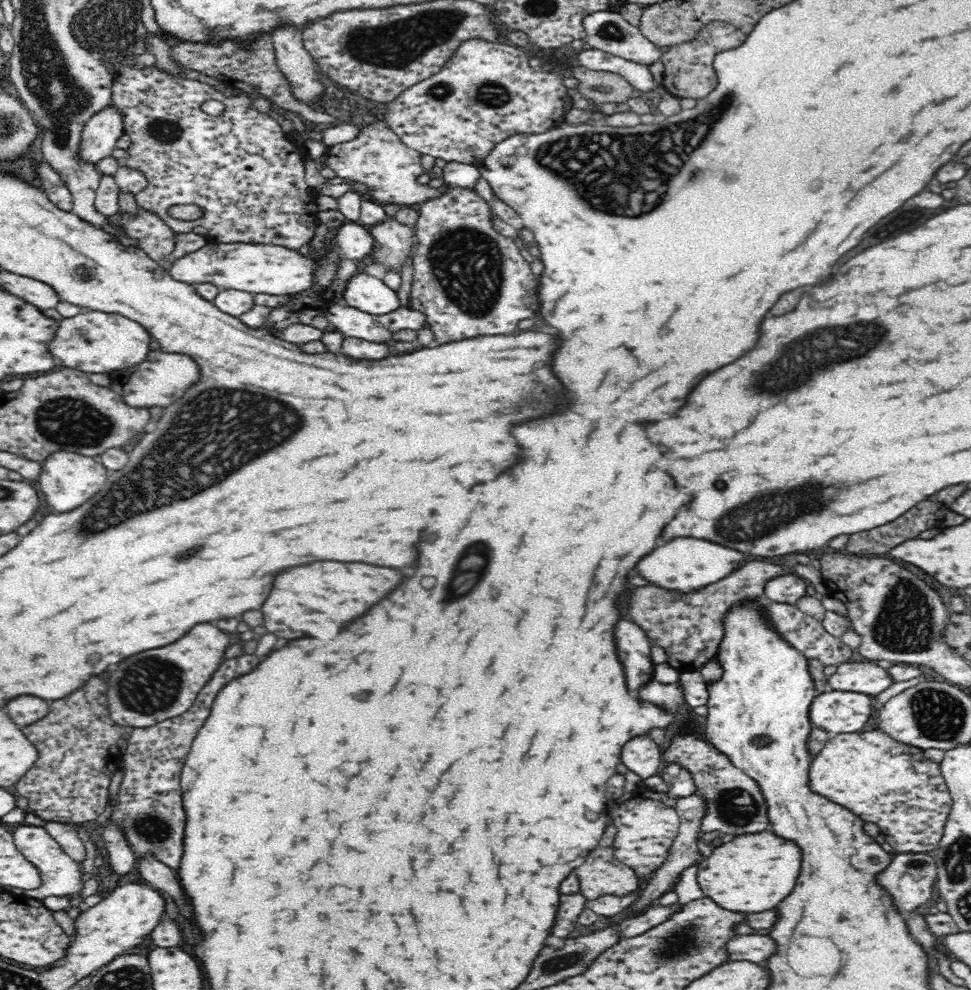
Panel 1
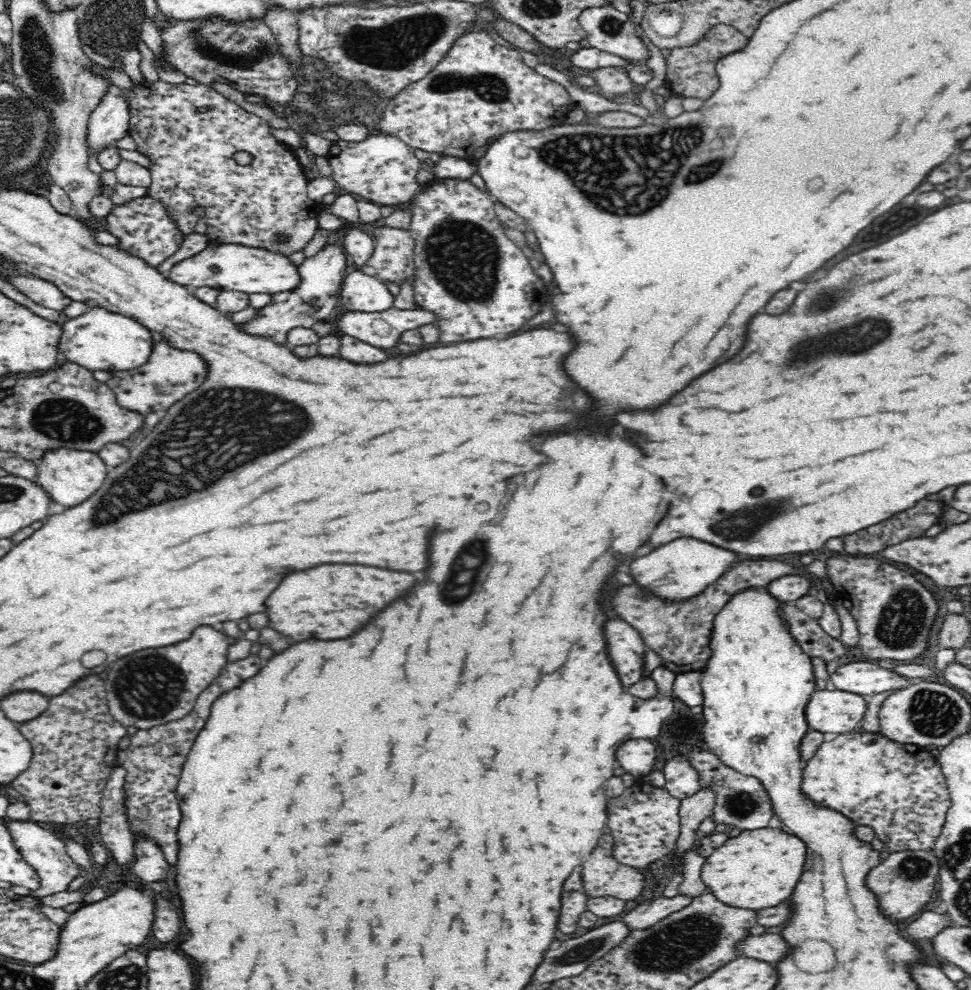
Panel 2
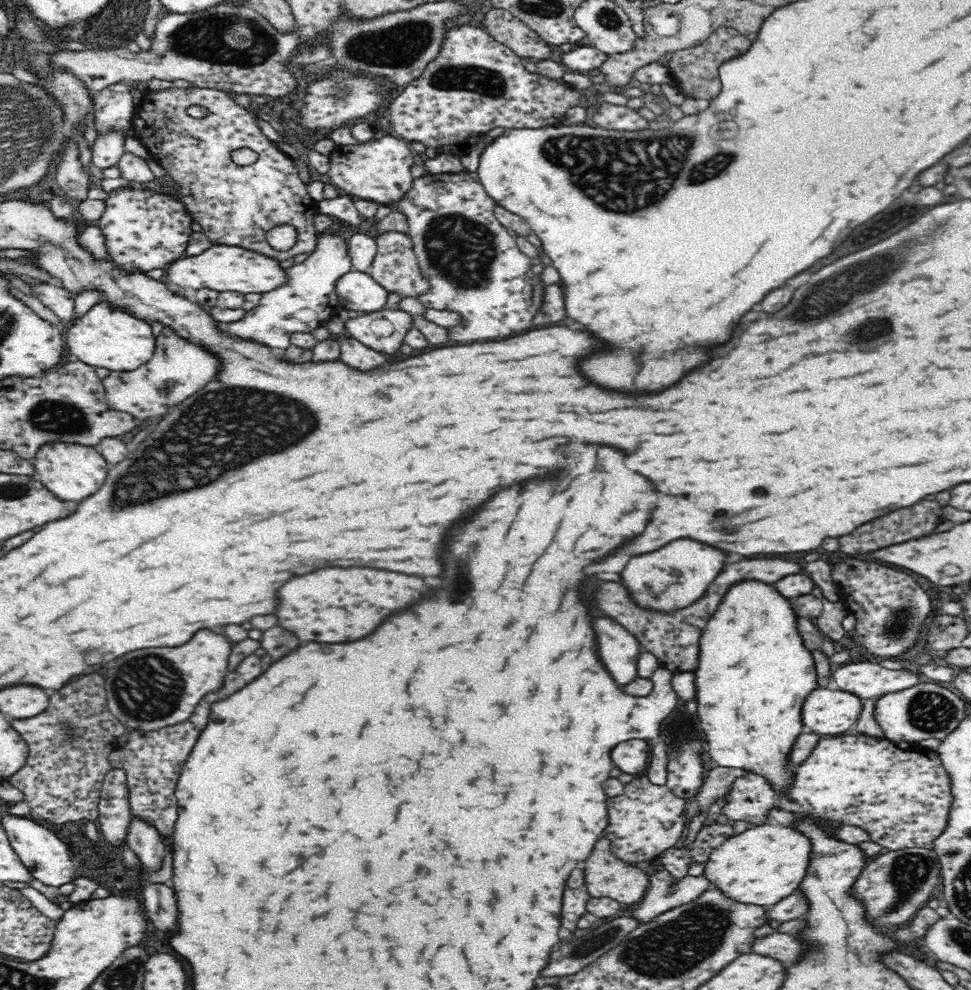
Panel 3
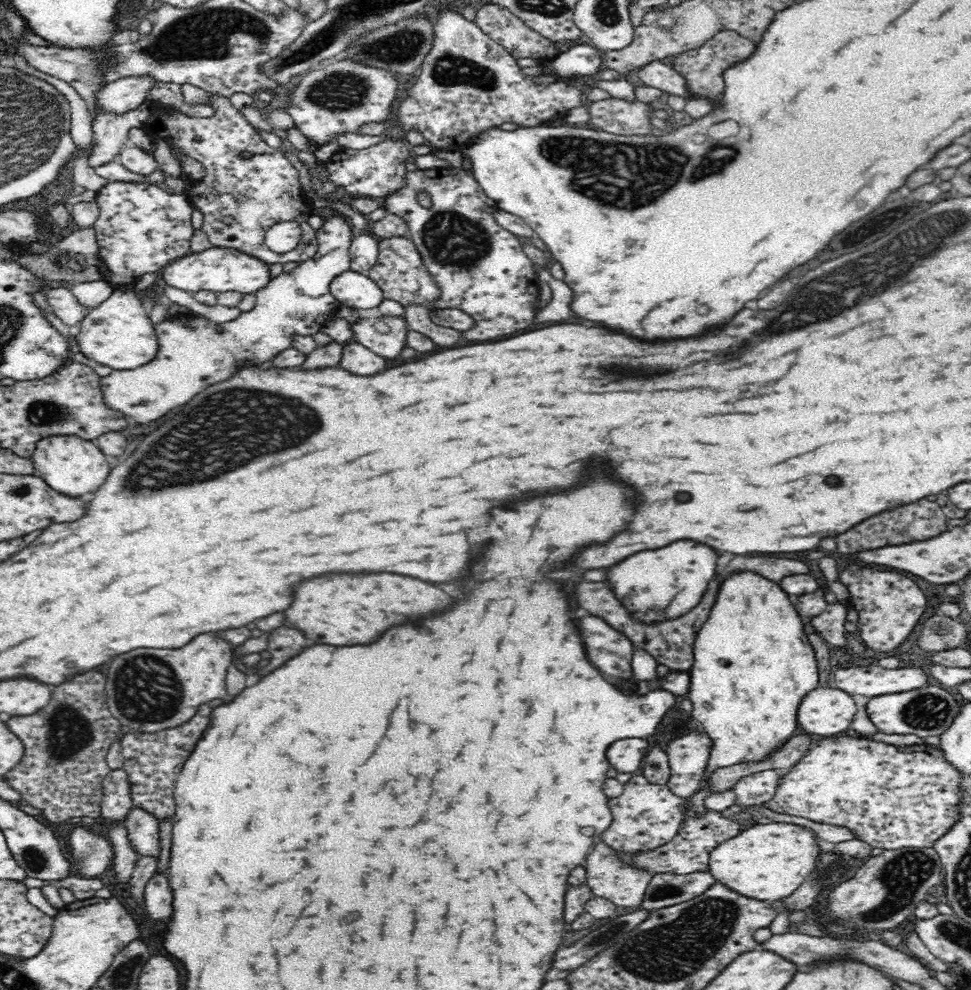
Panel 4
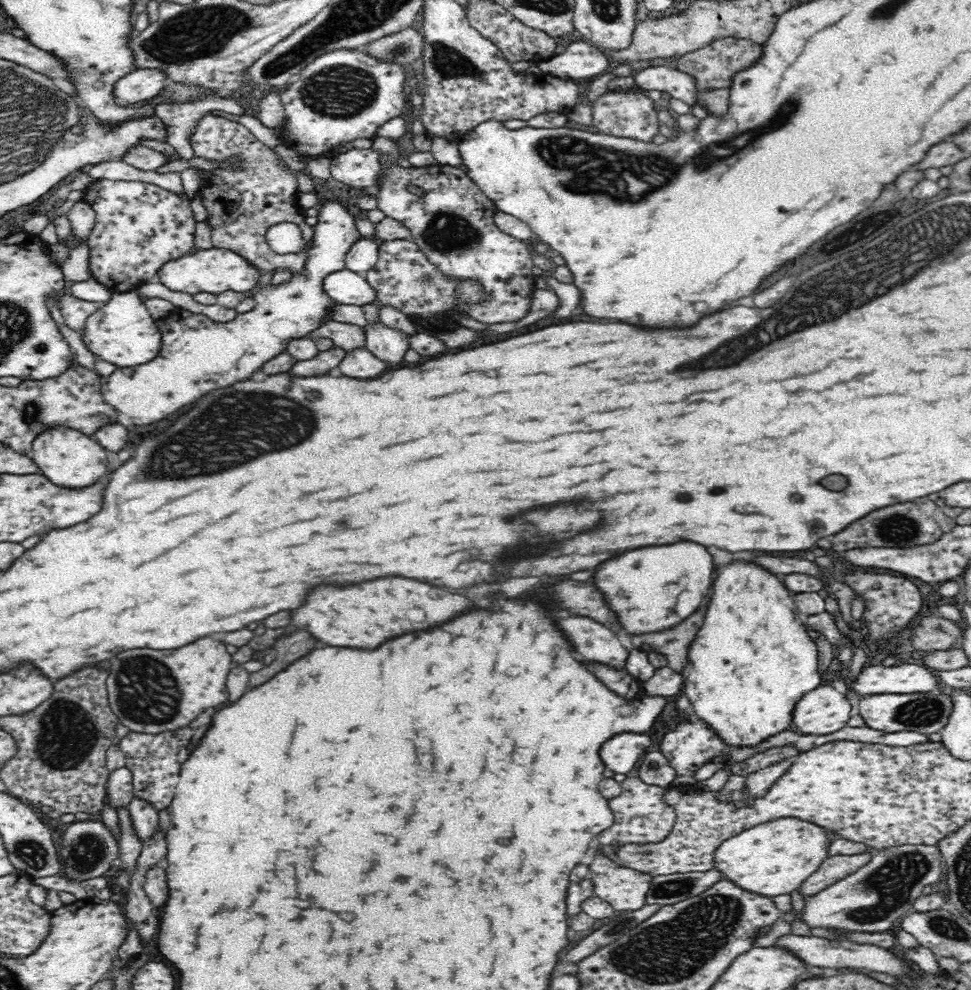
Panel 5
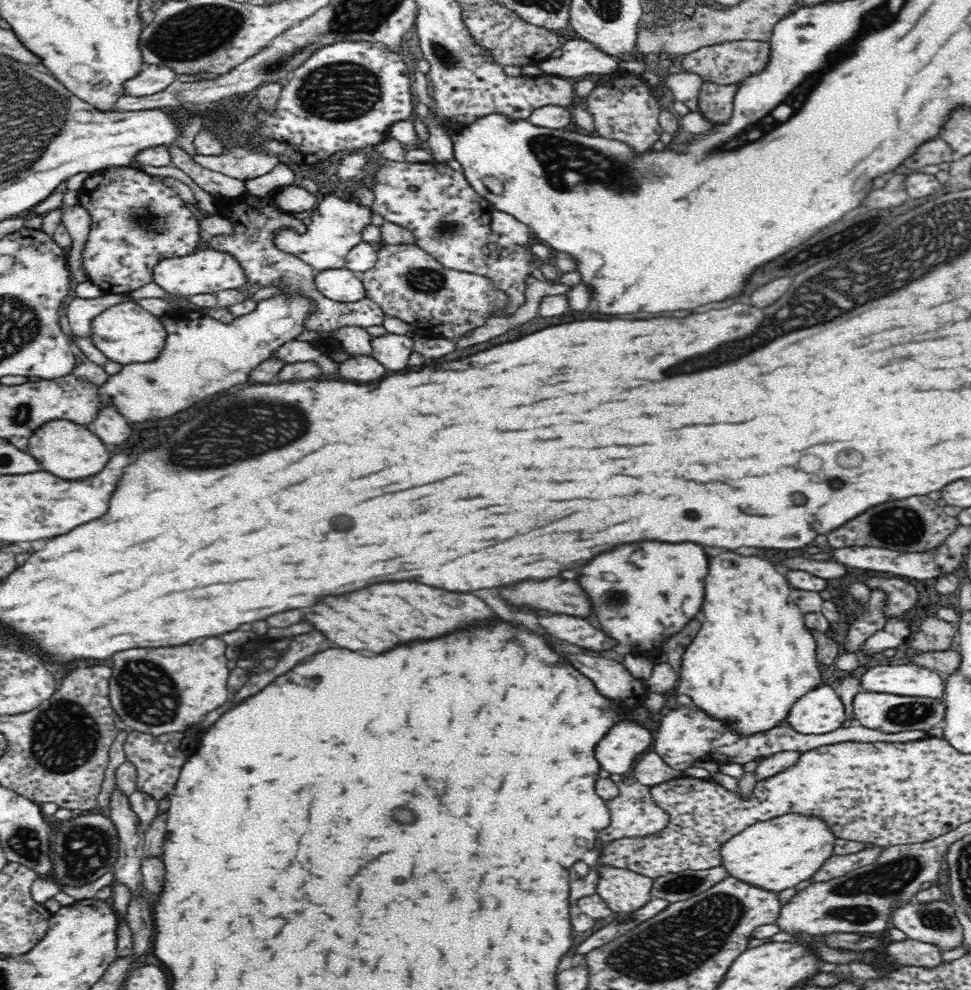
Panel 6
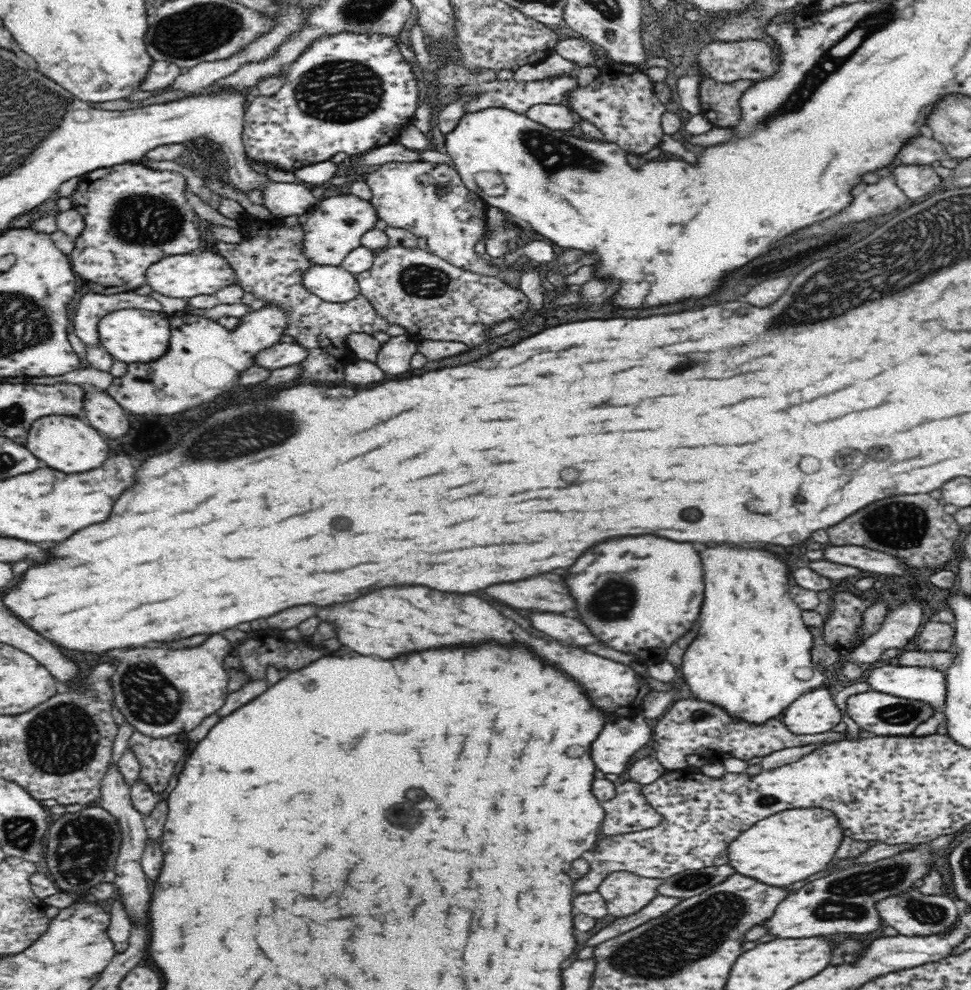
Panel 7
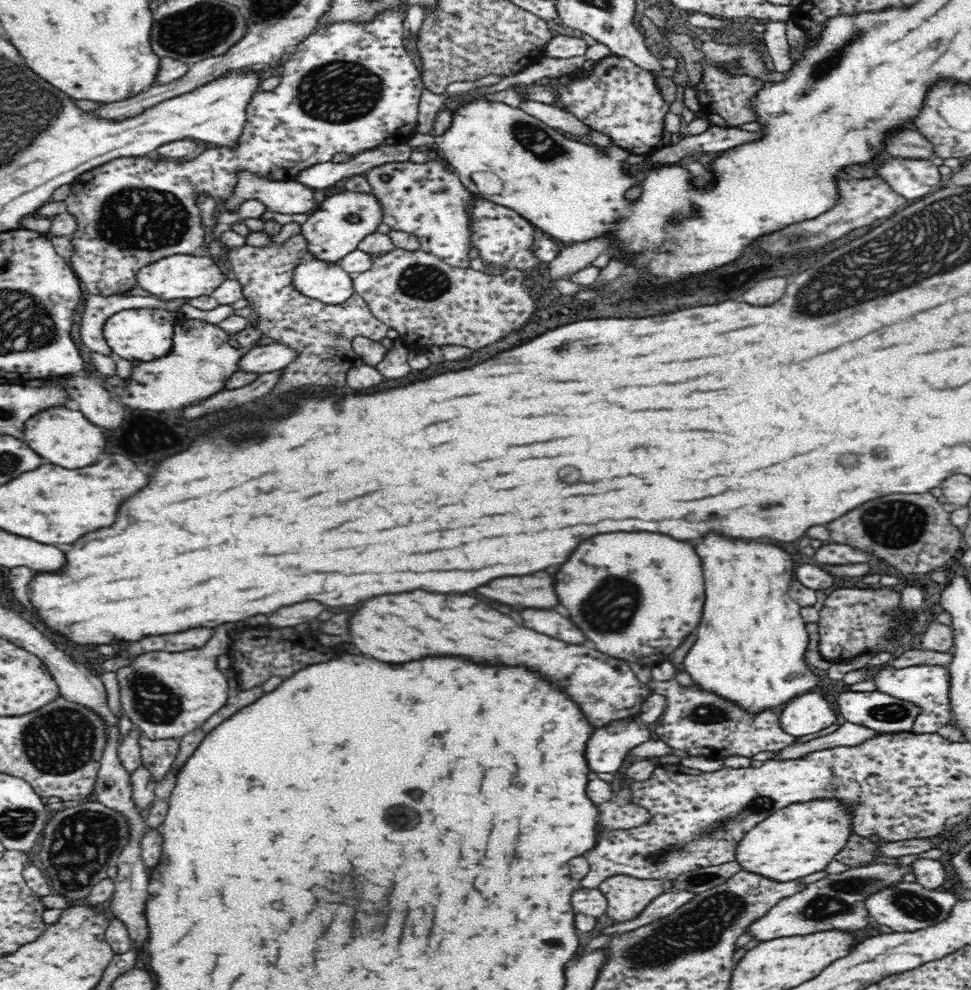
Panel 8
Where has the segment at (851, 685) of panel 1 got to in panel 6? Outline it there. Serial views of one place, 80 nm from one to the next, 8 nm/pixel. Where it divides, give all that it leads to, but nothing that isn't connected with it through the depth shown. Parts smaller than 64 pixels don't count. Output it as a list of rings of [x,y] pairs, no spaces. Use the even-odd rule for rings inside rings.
[[[893,663],[868,668],[861,678],[866,692],[942,699],[945,676],[914,663]]]

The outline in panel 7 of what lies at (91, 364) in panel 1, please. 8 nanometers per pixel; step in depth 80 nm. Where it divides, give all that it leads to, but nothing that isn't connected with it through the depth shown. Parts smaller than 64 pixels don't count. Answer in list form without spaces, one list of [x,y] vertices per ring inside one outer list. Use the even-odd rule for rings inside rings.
[[[142,309],[115,310],[102,317],[98,323],[101,346],[112,358],[126,364],[146,364],[160,358],[169,347],[171,330],[169,315]]]

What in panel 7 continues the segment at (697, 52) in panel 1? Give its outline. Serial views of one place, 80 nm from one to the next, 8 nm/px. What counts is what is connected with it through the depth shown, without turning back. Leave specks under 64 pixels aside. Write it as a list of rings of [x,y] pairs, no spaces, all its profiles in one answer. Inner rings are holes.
[[[745,39],[731,42],[712,42],[706,44],[697,58],[705,76],[718,82],[736,82],[736,80],[763,81],[777,73],[774,49],[760,39]]]

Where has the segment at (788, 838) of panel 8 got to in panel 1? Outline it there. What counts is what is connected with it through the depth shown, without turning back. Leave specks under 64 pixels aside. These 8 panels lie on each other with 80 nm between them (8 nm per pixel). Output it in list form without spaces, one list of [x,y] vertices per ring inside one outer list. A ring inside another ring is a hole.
[[[774,832],[742,834],[706,853],[697,877],[705,896],[722,908],[734,912],[762,912],[776,908],[792,892],[798,880],[800,862],[802,850],[798,850],[796,842],[784,840]]]

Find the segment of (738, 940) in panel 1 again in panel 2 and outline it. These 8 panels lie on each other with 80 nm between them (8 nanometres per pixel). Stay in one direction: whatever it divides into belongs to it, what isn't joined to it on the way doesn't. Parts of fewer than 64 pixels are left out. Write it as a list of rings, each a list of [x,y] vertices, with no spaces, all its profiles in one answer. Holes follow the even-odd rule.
[[[764,933],[762,935],[748,935],[740,943],[742,957],[758,958],[766,962],[780,962],[788,954],[788,944],[780,934]]]

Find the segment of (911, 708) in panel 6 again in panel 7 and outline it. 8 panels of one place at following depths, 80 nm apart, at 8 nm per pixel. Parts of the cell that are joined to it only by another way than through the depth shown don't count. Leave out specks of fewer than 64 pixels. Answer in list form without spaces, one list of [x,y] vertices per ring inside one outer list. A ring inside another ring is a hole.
[[[875,690],[851,695],[845,702],[845,715],[864,728],[864,731],[877,736],[913,735],[916,726],[922,724],[932,714],[932,707],[926,702],[895,697]]]

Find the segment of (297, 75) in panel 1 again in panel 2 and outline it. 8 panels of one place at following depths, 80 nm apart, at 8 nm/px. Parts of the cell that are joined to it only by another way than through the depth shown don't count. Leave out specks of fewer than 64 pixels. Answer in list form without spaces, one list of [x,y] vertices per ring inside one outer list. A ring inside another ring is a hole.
[[[270,8],[266,12],[264,22],[271,28],[278,41],[278,45],[282,47],[282,53],[287,56],[287,60],[291,64],[293,70],[300,68],[300,62],[307,60],[306,56],[298,49],[299,40],[299,16],[284,10],[284,8]]]

